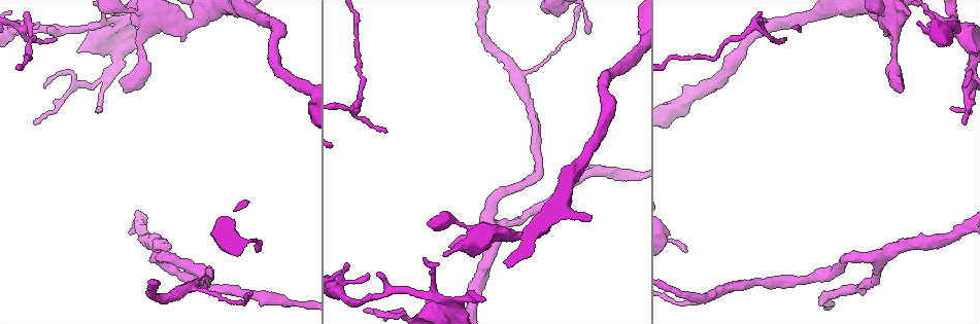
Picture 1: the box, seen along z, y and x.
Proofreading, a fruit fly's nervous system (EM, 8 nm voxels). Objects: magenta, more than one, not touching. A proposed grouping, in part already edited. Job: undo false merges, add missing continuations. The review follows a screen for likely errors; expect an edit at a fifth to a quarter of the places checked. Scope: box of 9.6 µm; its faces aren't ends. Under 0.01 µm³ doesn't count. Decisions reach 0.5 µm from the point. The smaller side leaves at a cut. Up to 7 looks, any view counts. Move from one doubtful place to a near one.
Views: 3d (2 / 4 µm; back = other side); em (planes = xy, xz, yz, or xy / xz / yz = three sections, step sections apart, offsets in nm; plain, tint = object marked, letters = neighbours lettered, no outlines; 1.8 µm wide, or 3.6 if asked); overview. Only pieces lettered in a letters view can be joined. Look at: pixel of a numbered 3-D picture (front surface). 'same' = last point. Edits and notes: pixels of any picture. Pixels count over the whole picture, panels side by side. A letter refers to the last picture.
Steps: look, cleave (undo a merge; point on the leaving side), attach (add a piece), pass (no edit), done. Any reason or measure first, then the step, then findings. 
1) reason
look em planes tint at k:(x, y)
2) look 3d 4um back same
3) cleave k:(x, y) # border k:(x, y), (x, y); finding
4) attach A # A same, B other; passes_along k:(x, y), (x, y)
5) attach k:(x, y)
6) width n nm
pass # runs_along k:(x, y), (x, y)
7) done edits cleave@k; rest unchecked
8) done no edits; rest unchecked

branch stops here
look em yz step 4 letters at 1:(902, 82)

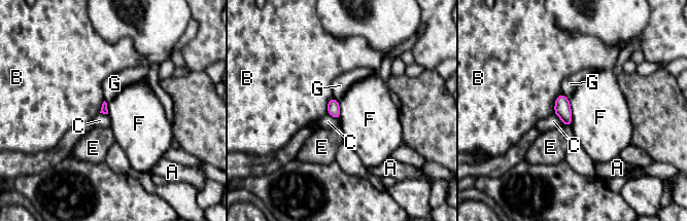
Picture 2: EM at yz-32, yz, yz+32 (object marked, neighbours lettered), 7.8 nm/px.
another direction
look em planes letters same

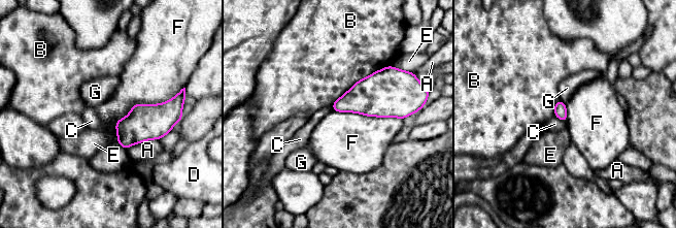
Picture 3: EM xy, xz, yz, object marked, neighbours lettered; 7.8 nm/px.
pass # A other, B other, C other, D other, E other, F other, G other; border 3:(176, 94), (135, 103), (115, 139); none of them fits

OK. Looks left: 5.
looks like a crossing
look em 3.6um planes tint at 1:(106, 24)

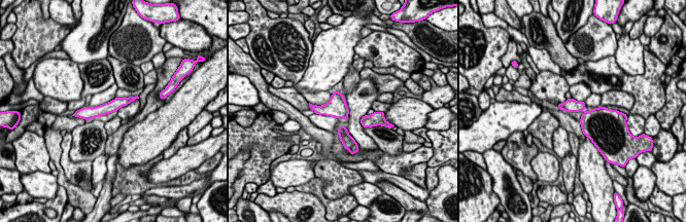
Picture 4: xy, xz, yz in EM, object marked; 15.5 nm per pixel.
look em 3.6um planes letters same

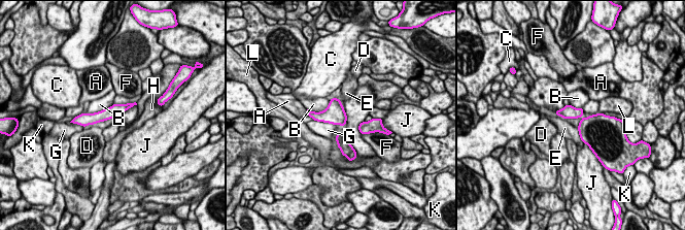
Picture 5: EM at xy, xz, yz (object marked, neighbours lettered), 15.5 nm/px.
pass # A other, B other, C other, D other, E other, F other, G other, H other, J other, K other, L other; runs_along 5:(126, 106), (81, 122); one neuron here

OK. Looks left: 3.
branch point
look em planes letters at 1:(763, 30)

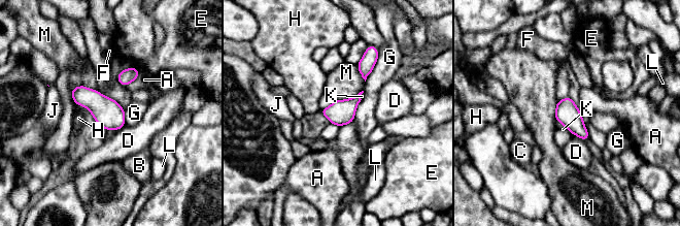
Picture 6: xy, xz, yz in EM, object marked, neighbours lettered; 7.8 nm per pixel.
longest_contact G 240 nm
pass # A other, B other, C other, D other, E other, F other, G other, H other, J other, K other, L other, M other; border 6:(116, 129), (107, 131); continuous, no second neuron

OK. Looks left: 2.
done no edits; rest unchecked

